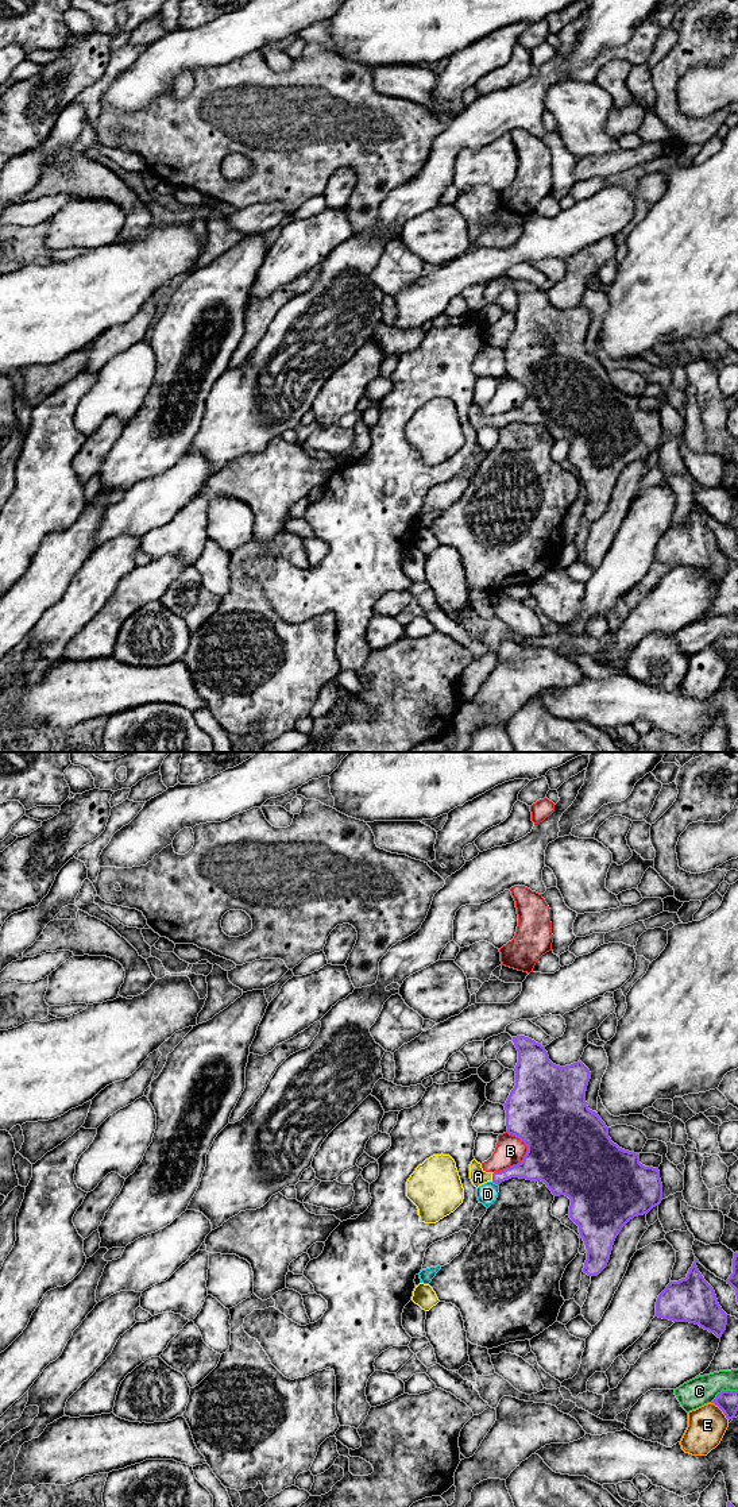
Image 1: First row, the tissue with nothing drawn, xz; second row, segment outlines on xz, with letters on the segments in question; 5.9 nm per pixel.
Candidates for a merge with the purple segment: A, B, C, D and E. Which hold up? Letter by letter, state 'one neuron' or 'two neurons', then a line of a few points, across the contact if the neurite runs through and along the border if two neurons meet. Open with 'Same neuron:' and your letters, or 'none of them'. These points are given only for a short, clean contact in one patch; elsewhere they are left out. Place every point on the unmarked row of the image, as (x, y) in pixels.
Same neuron: A
A: one neuron; line xz (533, 411), (493, 420), (478, 420)
B: two neurons
C: two neurons
D: two neurons
E: two neurons

